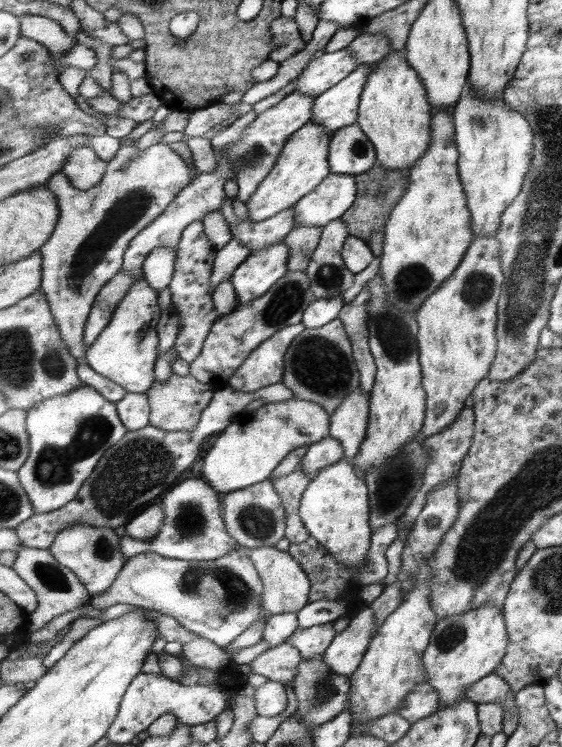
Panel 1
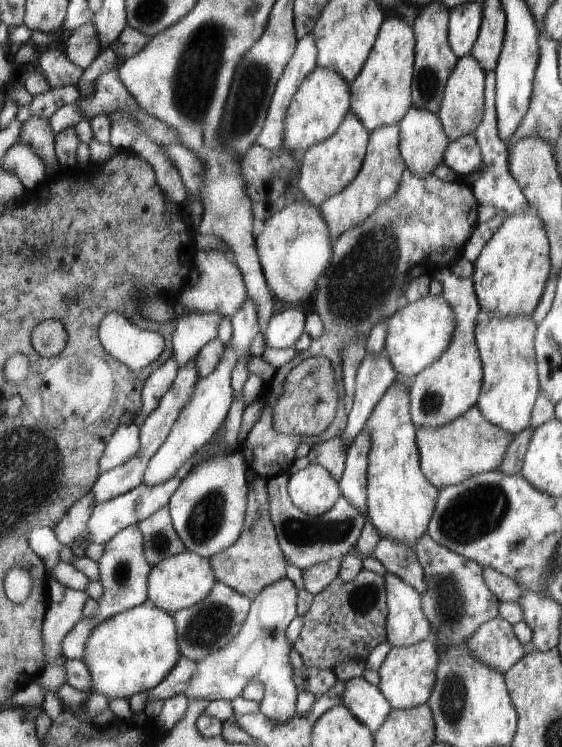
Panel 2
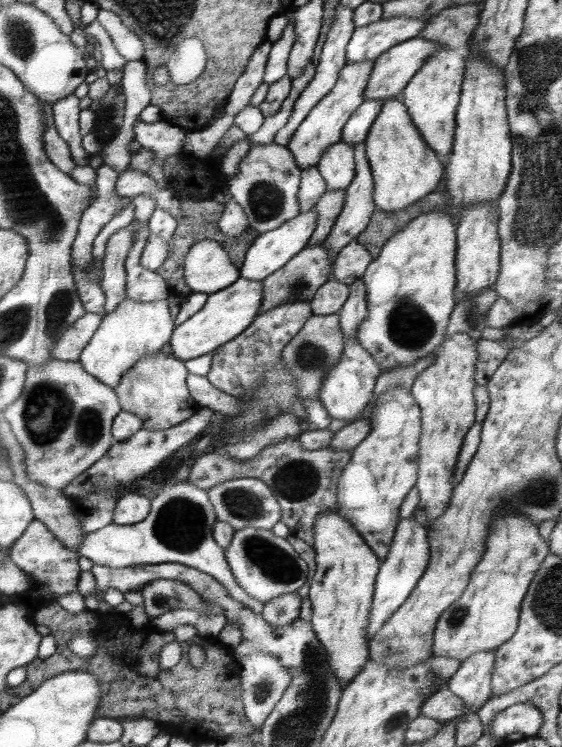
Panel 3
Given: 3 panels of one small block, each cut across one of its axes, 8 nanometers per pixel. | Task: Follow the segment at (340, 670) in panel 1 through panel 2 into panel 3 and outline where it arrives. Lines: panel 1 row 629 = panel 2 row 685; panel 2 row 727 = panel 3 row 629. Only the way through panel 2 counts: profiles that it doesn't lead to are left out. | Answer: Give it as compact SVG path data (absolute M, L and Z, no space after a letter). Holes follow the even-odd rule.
M414 516L412 518L401 519L392 550L380 569L380 574L376 579L376 592L373 597L372 624L369 624L369 642L380 633L385 622L389 620L404 605L409 596L412 596L420 579L424 577L430 558L432 556L429 545L428 530L421 526Z

